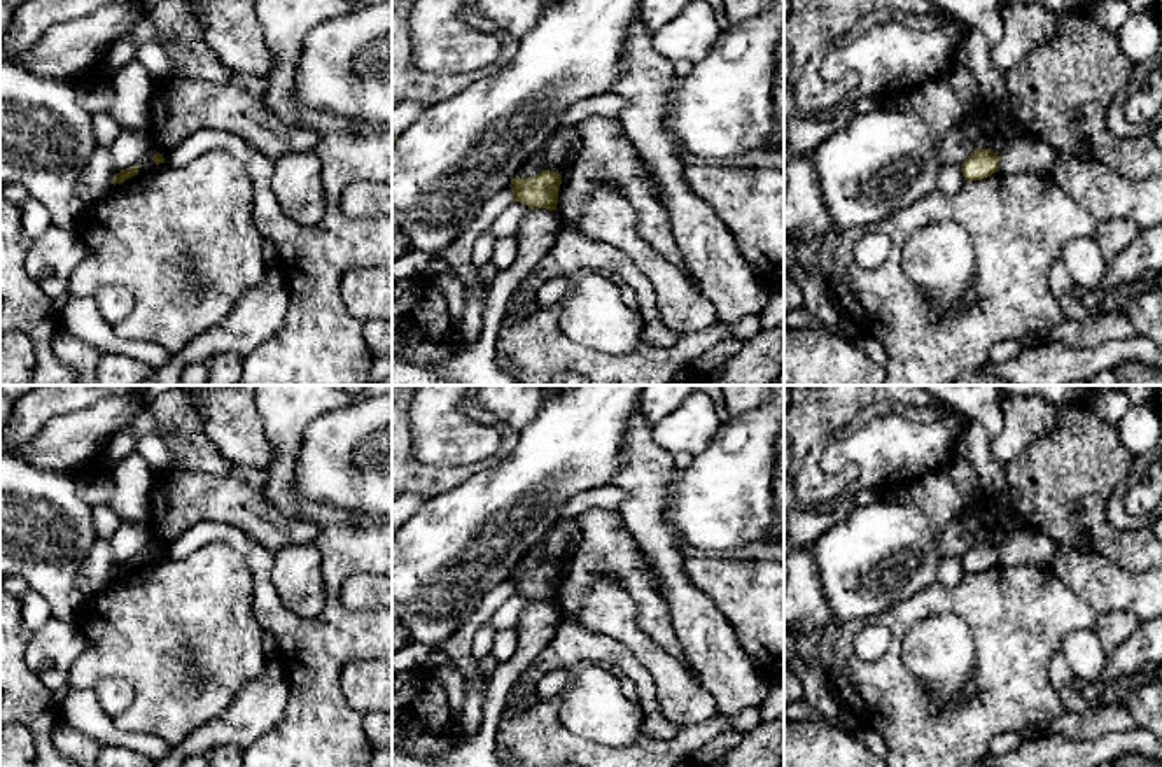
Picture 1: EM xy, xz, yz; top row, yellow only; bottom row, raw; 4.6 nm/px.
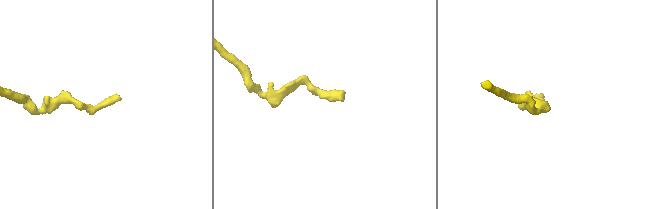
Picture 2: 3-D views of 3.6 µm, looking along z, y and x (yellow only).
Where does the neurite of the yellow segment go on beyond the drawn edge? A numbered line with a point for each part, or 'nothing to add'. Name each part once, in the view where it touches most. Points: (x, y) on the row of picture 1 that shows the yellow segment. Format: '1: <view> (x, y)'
nothing to add

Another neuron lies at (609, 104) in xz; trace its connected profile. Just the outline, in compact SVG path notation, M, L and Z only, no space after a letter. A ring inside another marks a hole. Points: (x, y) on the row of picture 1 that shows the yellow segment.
M602 93L572 105L562 117L558 128L578 128L584 119L592 116L620 117L626 102L618 93Z

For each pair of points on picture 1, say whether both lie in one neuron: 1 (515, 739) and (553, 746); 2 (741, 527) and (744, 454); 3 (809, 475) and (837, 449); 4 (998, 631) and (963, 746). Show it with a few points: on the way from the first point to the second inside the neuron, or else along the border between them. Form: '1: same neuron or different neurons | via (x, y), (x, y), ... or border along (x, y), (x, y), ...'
1: same neuron | via (524, 739), (545, 743)
2: same neuron | via (741, 510), (741, 471)
3: different neurons | border along (825, 443), (825, 470), (854, 463), (860, 477)
4: same neuron | via (998, 659), (998, 697), (977, 718)

